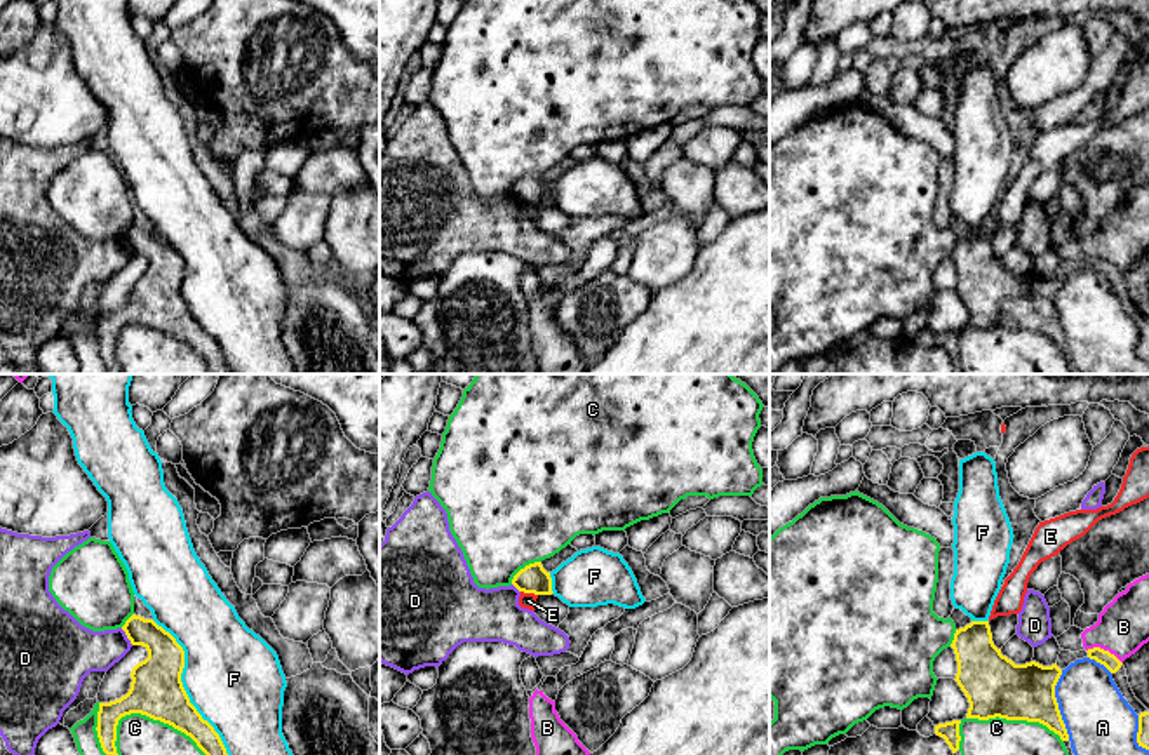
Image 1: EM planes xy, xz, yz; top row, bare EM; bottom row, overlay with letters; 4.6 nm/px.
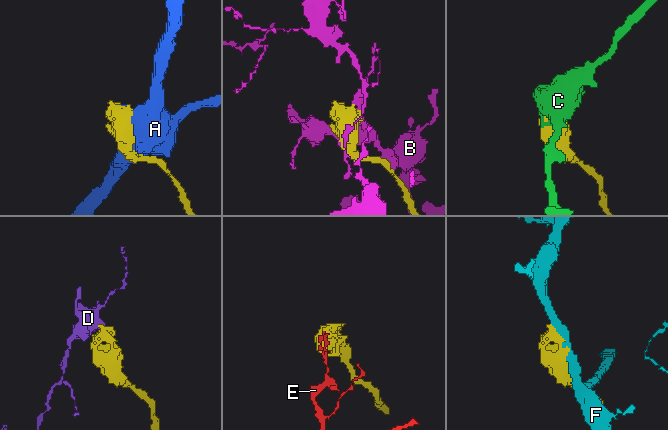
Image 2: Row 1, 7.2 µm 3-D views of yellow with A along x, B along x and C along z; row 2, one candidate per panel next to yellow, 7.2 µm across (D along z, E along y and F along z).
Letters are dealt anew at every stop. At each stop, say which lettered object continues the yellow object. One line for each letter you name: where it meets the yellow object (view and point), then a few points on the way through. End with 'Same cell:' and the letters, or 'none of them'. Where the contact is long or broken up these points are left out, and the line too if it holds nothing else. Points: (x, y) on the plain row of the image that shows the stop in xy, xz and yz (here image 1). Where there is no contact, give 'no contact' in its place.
Same cell: none of them

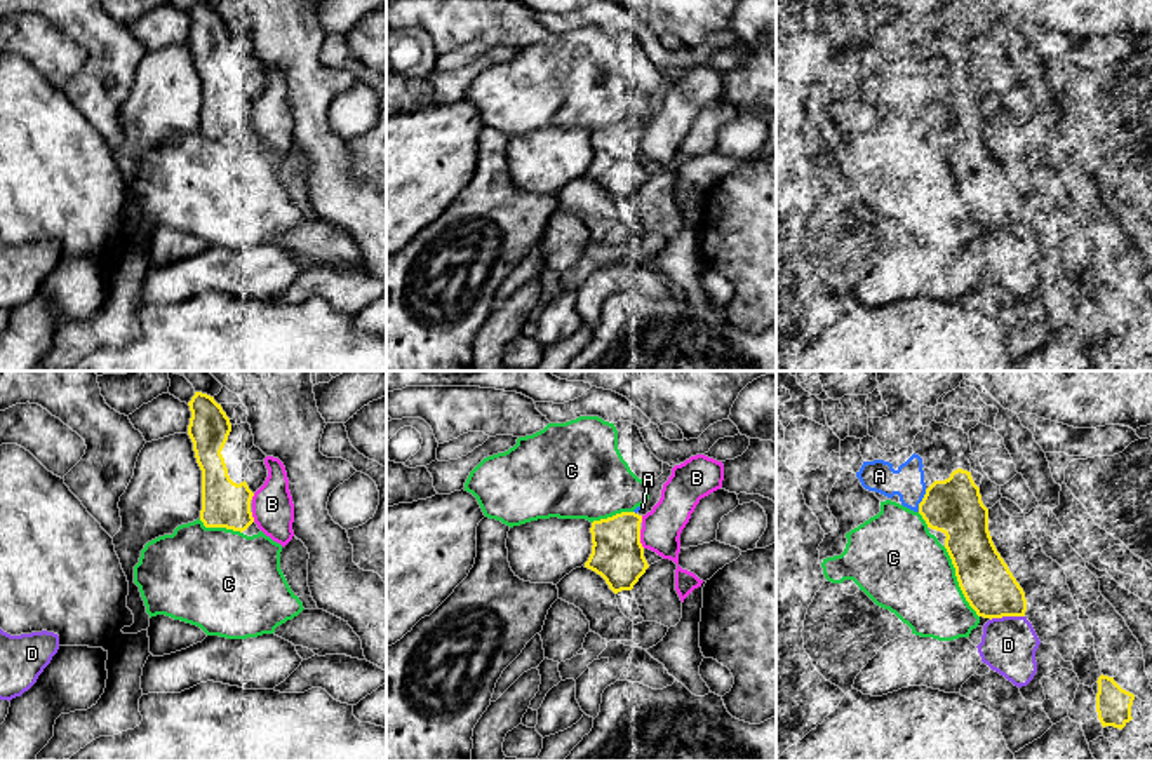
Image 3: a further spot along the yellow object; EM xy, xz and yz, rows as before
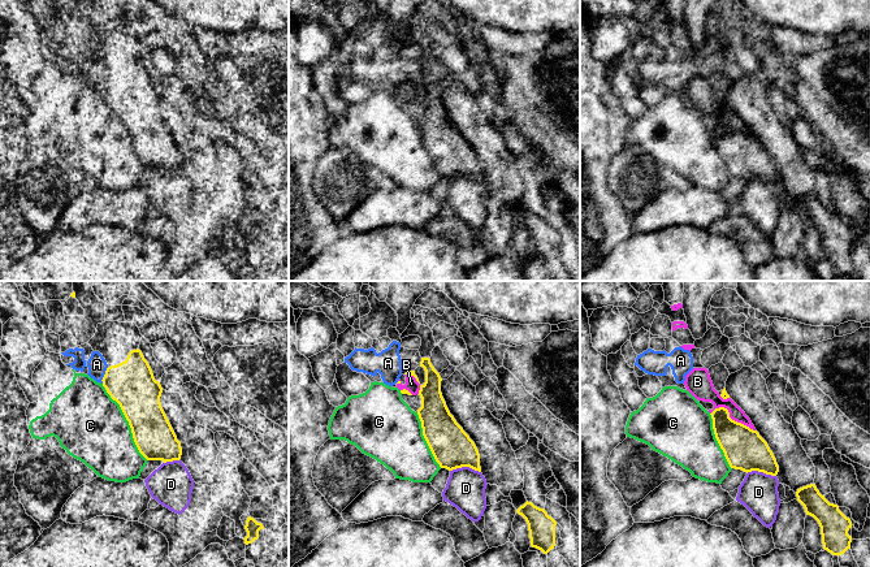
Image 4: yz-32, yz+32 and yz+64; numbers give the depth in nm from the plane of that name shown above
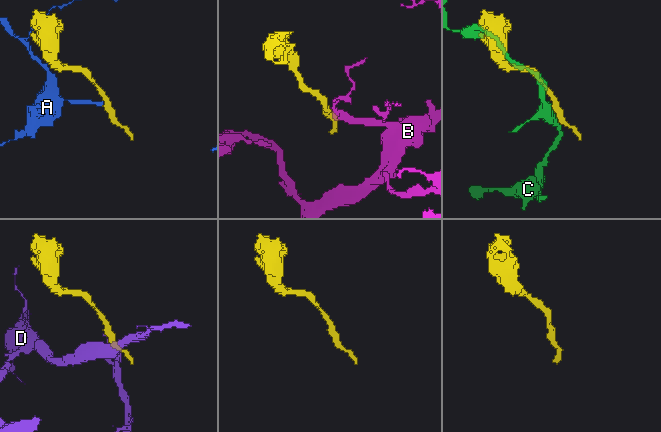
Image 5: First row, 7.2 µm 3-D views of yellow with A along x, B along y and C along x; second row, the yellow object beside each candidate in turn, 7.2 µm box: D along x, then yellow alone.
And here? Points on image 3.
Same cell: none of them

